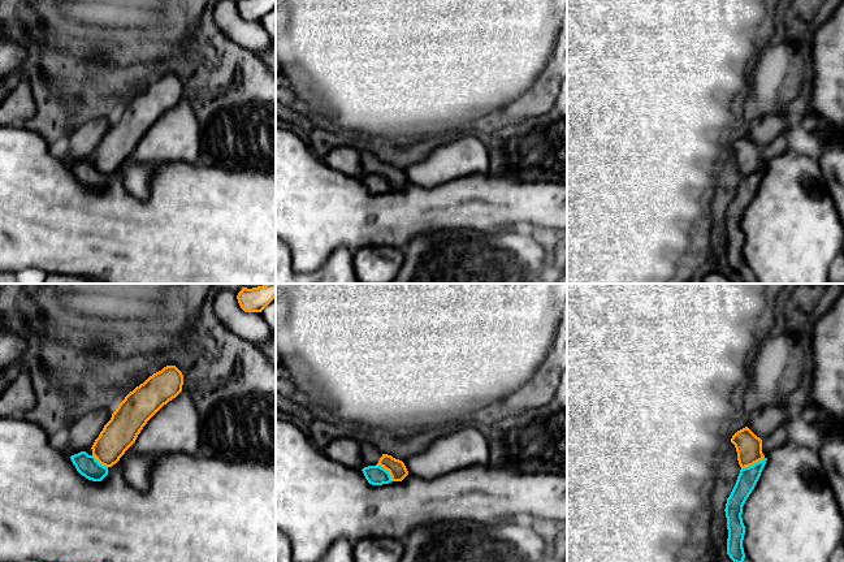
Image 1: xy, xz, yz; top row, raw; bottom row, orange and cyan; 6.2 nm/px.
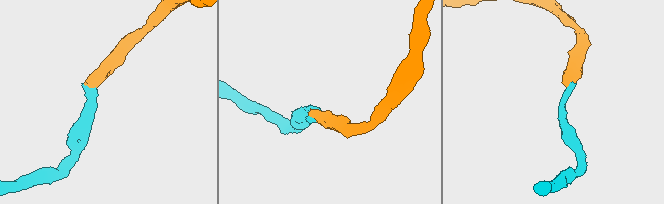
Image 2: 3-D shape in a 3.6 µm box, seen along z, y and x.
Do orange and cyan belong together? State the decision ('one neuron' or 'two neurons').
two neurons

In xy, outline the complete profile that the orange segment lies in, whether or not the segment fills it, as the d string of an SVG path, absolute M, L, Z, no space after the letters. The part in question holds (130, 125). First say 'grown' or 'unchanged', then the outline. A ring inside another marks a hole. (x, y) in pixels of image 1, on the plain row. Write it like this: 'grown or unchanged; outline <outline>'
unchanged; outline M166 74L130 100L91 156L96 169L105 176L116 173L147 130L182 100L182 94L182 81L176 74Z

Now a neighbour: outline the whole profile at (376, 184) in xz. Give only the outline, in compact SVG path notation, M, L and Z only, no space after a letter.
M377 173L368 174L368 176L364 176L362 180L363 180L365 187L368 189L368 191L372 194L382 194L382 193L391 191L391 185L390 185L389 180L386 180L381 174L377 174Z

